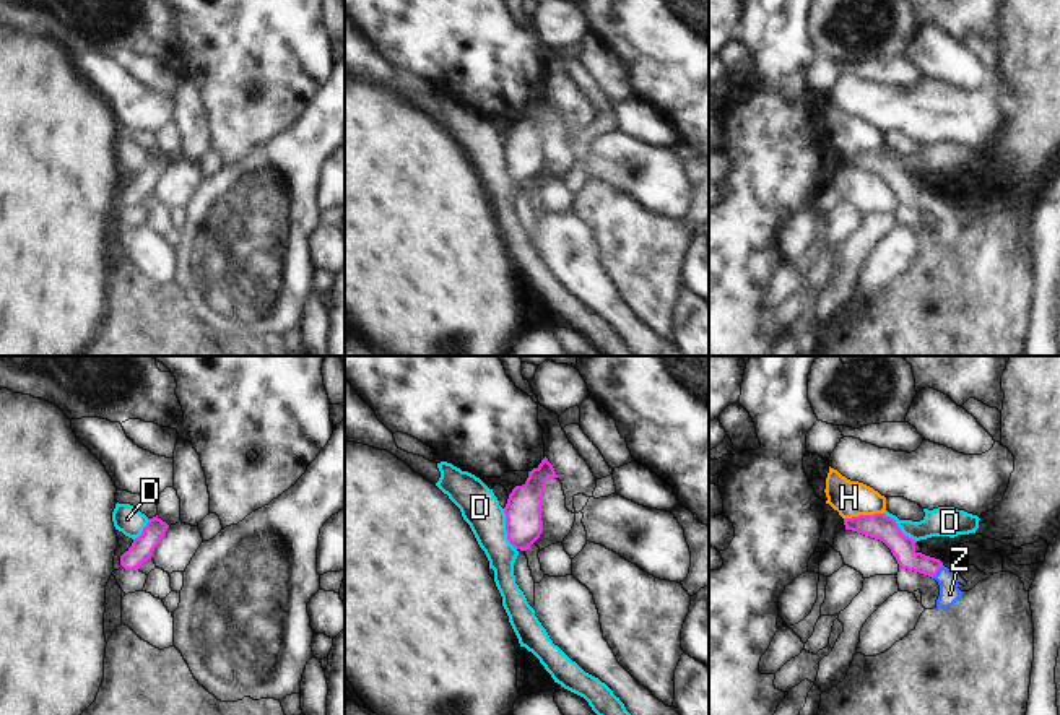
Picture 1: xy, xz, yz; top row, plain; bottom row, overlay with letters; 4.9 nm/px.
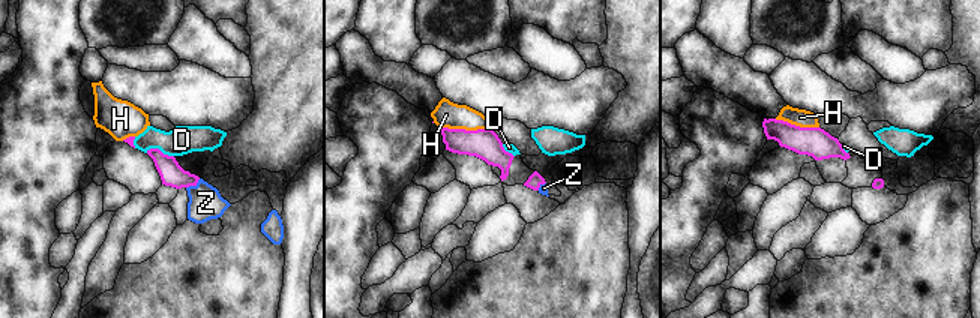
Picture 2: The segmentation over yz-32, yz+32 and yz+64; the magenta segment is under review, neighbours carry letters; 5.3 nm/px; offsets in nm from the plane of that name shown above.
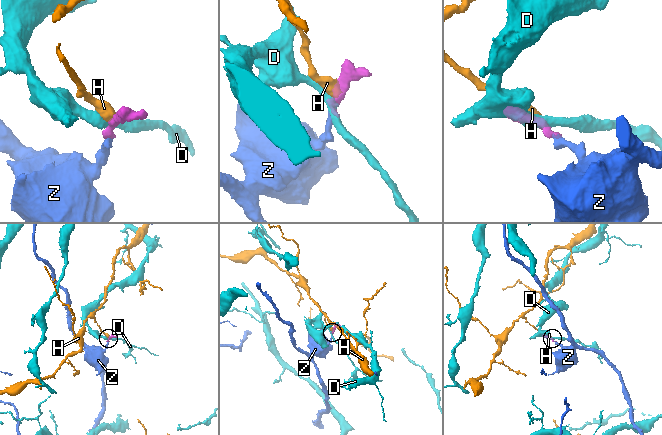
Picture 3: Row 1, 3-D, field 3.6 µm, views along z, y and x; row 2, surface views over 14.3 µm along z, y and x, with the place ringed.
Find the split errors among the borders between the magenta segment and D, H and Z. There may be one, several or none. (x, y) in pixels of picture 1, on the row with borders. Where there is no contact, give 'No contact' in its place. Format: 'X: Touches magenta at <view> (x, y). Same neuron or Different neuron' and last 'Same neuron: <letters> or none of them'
D: Touches magenta at xz (506, 530). Different neuron
H: Touches magenta at yz (862, 515). Different neuron
Z: Touches magenta at yz (937, 572). Same neuron
Same neuron: Z

